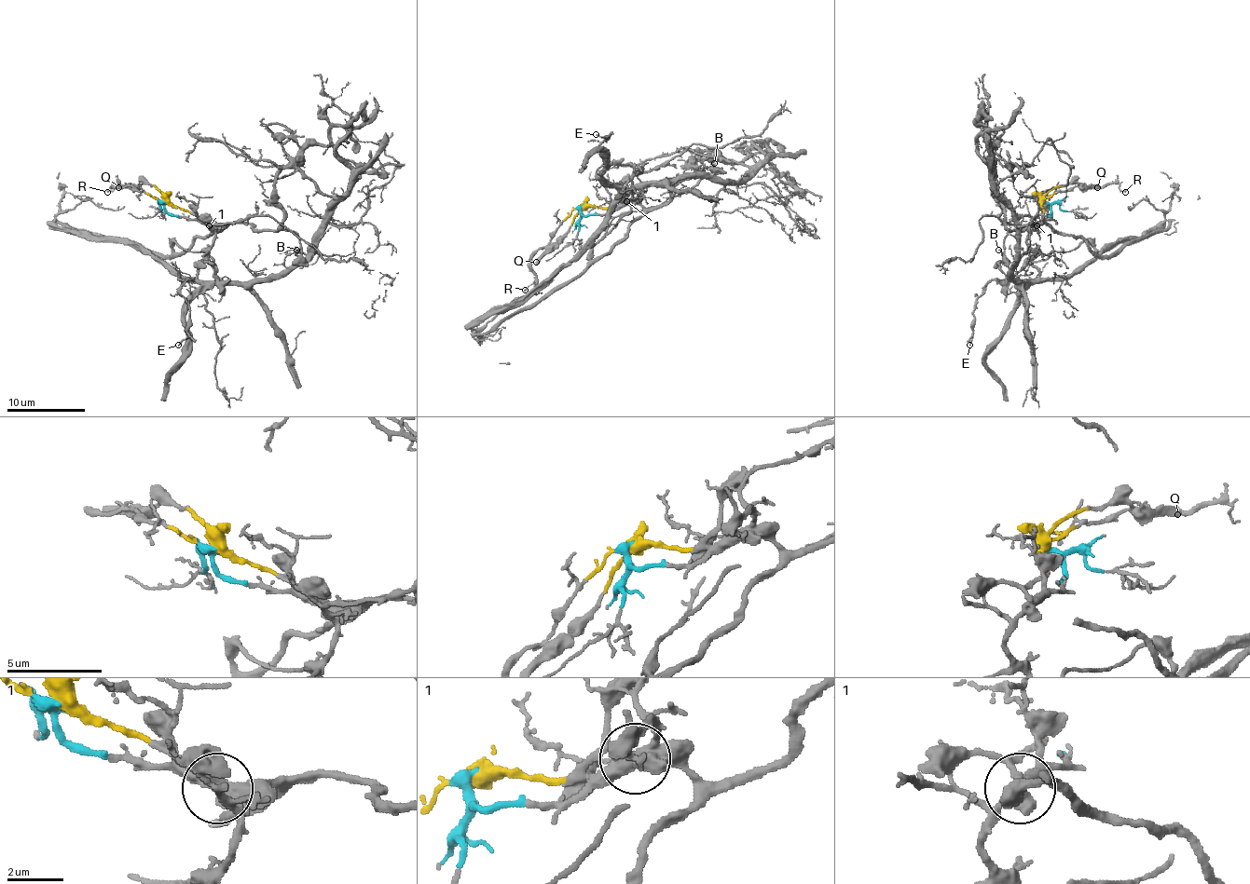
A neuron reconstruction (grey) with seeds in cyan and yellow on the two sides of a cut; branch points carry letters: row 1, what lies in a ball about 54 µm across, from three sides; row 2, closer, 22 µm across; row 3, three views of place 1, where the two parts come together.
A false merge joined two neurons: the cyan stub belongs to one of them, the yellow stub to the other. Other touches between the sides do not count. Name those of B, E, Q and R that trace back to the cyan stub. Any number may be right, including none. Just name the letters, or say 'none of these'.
B, E

